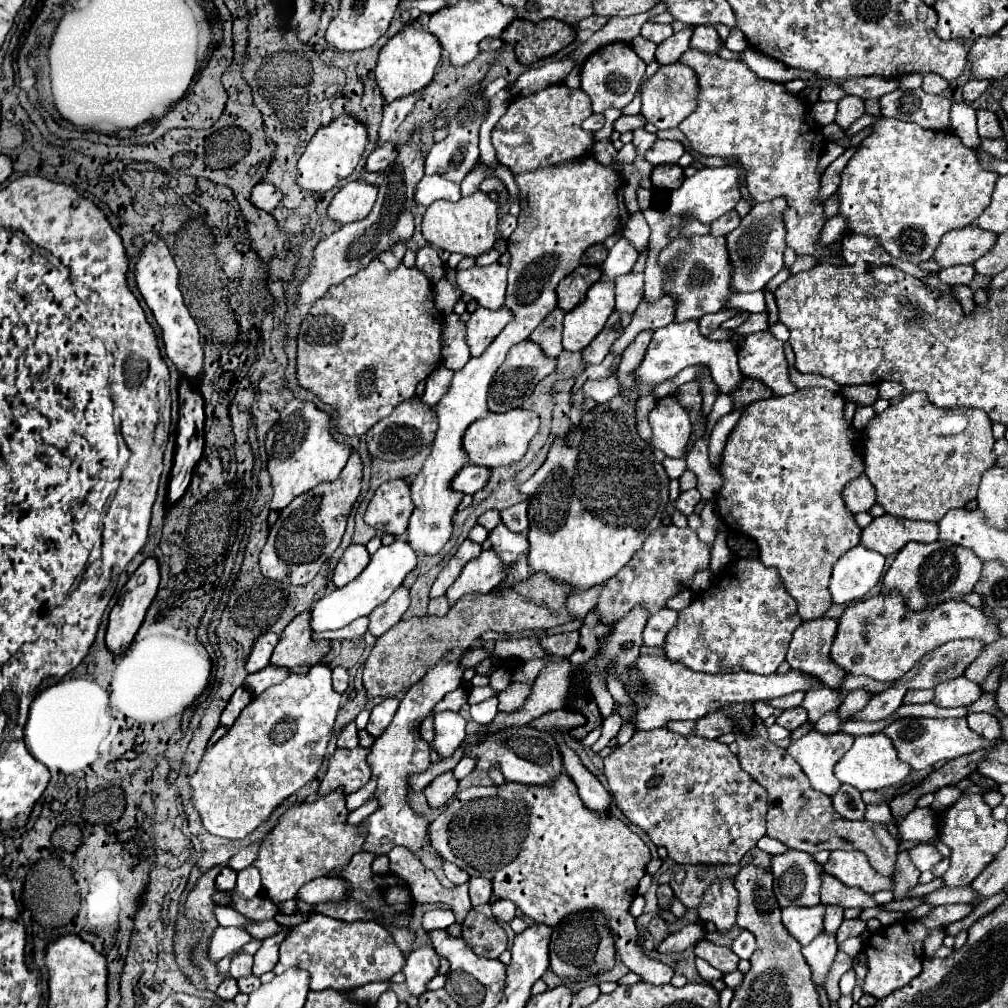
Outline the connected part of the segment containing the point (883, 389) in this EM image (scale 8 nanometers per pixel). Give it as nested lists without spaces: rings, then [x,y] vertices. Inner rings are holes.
[[[883,382],[883,384],[879,384],[879,396],[887,398],[887,400],[899,396],[903,390],[905,390],[905,386],[897,384],[897,382]]]

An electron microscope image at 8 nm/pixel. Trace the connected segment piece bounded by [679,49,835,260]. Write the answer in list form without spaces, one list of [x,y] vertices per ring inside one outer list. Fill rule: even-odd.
[[[689,49],[681,58],[681,64],[689,66],[699,82],[697,94],[697,108],[691,116],[687,116],[679,130],[687,136],[691,148],[701,156],[721,156],[721,158],[737,158],[739,164],[749,172],[747,174],[747,190],[755,202],[769,202],[775,198],[787,200],[785,230],[787,230],[787,246],[795,250],[797,256],[815,256],[817,260],[825,256],[835,256],[829,246],[817,246],[821,230],[827,222],[823,204],[819,202],[819,186],[821,186],[821,172],[817,168],[819,158],[823,156],[823,128],[813,121],[810,108],[797,95],[791,94],[785,84],[777,84],[771,80],[761,80],[755,72],[745,68],[739,60],[723,60],[717,54],[707,54],[701,50]],[[805,131],[813,131],[811,142],[804,139]]]

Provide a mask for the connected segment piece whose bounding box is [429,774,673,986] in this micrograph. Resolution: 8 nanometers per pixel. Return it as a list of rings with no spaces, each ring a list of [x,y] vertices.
[[[559,774],[555,782],[543,786],[527,786],[517,782],[507,782],[501,786],[471,786],[457,792],[451,804],[429,824],[429,840],[443,860],[453,862],[469,876],[483,876],[491,880],[497,898],[511,900],[527,918],[535,922],[557,926],[561,916],[581,912],[581,908],[601,908],[609,916],[609,928],[615,936],[615,948],[623,964],[641,976],[643,982],[661,986],[669,984],[673,978],[673,968],[649,958],[635,944],[637,928],[635,918],[629,914],[629,906],[637,896],[637,884],[645,874],[645,864],[651,860],[649,848],[637,834],[633,834],[615,816],[597,816],[587,812],[583,806],[577,786],[567,774]]]

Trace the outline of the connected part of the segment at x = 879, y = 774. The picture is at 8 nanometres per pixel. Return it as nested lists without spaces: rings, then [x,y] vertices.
[[[883,732],[855,738],[851,750],[839,760],[839,764],[835,768],[835,776],[843,784],[849,784],[849,786],[857,788],[859,792],[881,790],[881,788],[901,784],[909,776],[909,772],[911,772],[911,768],[907,764],[901,764],[901,760],[897,760],[897,754],[893,752],[893,744],[889,744],[889,738]]]

